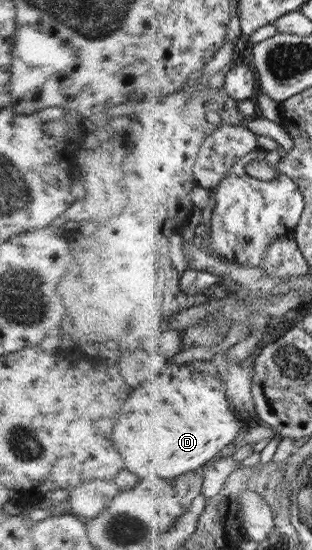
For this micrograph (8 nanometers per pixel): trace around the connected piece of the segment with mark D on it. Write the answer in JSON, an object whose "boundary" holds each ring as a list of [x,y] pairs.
{"boundary":[[[173,353],[168,354],[169,362],[158,377],[158,381],[144,380],[126,399],[120,409],[118,421],[114,425],[112,439],[116,449],[120,451],[128,471],[138,477],[164,477],[166,480],[182,477],[186,473],[198,471],[200,467],[215,461],[216,457],[224,454],[232,443],[238,442],[244,435],[248,424],[234,411],[227,394],[227,383],[223,382],[224,374],[217,375],[196,371],[187,364],[178,365]]]}

